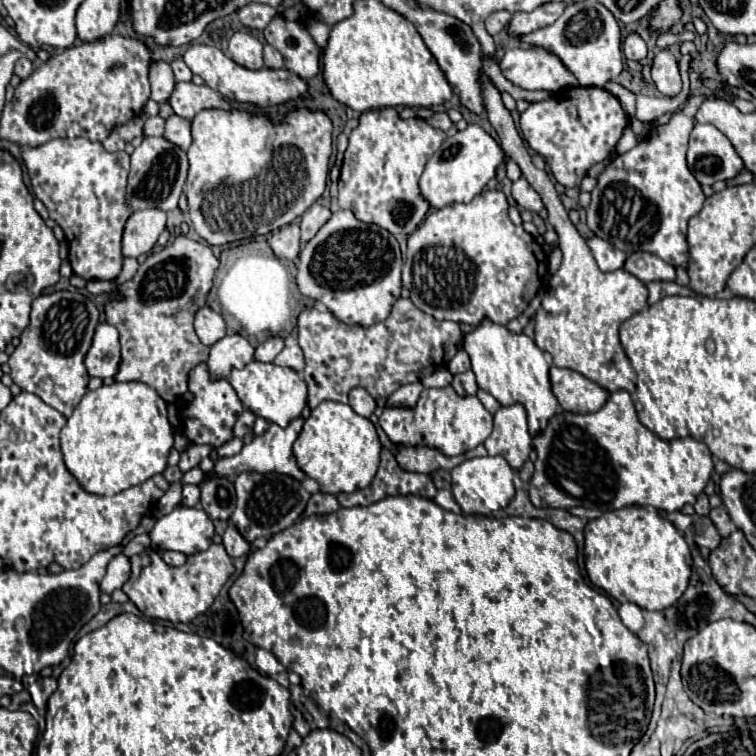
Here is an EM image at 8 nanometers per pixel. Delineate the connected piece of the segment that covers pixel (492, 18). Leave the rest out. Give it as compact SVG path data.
M502 10L502 12L494 12L494 14L490 14L488 18L486 18L486 30L494 36L494 34L498 34L500 30L504 30L506 26L508 26L508 22L510 22L510 12L506 12L506 10Z

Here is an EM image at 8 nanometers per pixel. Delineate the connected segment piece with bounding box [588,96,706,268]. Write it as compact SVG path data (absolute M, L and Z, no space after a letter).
M690 96L686 106L680 112L674 112L666 124L658 124L656 120L640 122L638 118L630 118L630 128L634 130L636 138L640 138L640 142L626 154L612 152L608 166L600 172L600 176L596 178L598 184L590 192L592 200L588 206L588 226L598 238L608 240L626 254L650 252L662 258L664 262L672 264L674 268L688 266L688 258L690 258L688 242L686 242L688 220L702 210L706 196L702 194L700 184L686 166L686 150L688 150L690 130L694 128L694 112L704 100L706 96Z

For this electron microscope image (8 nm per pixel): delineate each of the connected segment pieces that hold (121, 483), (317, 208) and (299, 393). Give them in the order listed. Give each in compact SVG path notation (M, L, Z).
M114 382L84 394L60 434L66 468L84 490L112 496L164 472L174 446L168 404L144 382Z
M312 204L306 212L304 212L304 216L302 216L302 220L300 220L300 228L302 228L302 242L306 244L326 222L328 222L328 218L330 218L330 210L328 208L324 208L322 204Z
M252 360L248 366L244 366L240 370L238 368L232 370L232 374L228 376L228 382L232 384L238 398L242 400L242 404L248 410L252 410L256 416L262 416L268 422L274 422L282 428L288 426L290 420L298 418L306 406L306 396L308 396L306 382L292 368L282 368L276 364Z

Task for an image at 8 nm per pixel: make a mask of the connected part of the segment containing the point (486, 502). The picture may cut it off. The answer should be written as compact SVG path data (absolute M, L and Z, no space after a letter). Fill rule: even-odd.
M502 456L470 458L452 468L450 474L454 500L466 514L492 514L500 508L506 508L508 502L514 498L514 470Z

